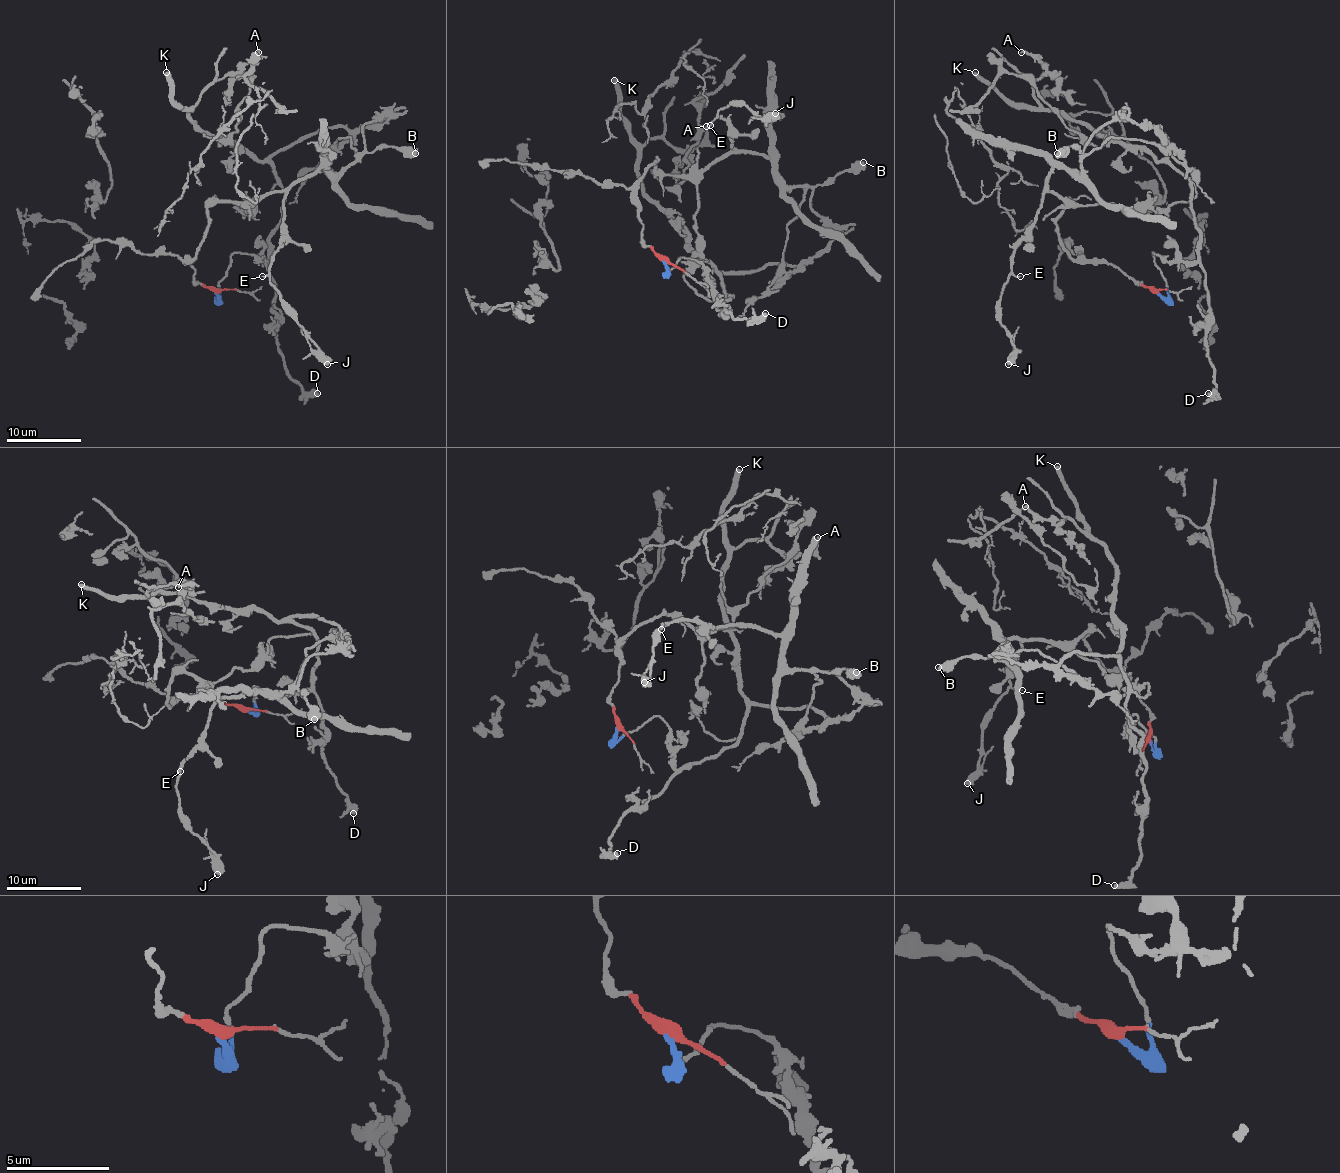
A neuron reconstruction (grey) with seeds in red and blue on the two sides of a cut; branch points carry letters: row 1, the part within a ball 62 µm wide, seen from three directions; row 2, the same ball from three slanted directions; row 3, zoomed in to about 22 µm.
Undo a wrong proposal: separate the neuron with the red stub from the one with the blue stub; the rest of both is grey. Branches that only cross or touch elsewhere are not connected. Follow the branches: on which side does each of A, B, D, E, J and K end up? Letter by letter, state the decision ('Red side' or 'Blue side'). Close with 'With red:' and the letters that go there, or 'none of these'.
A: Blue side
B: Red side
D: Blue side
E: Red side
J: Red side
K: Blue side
With red: B, E, J

